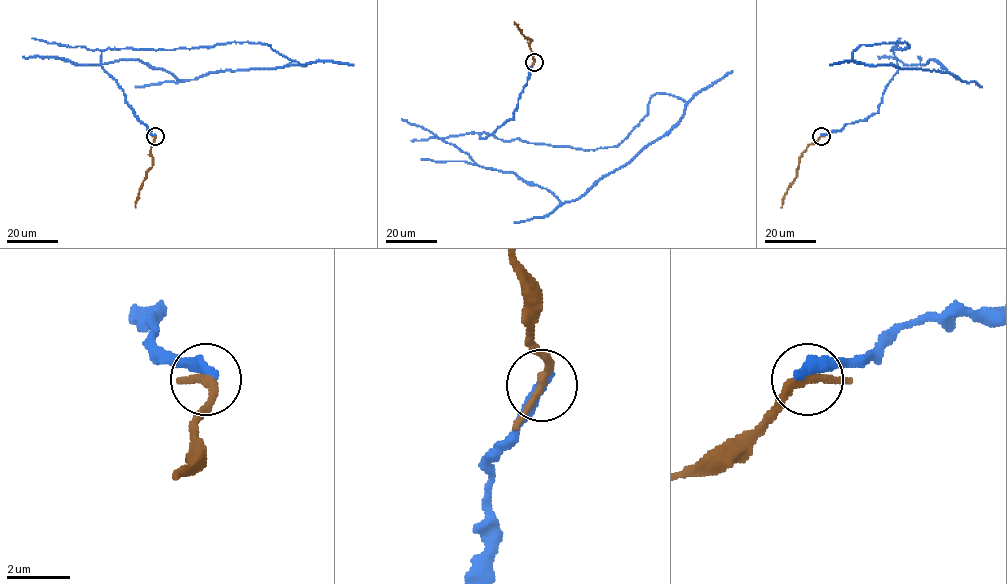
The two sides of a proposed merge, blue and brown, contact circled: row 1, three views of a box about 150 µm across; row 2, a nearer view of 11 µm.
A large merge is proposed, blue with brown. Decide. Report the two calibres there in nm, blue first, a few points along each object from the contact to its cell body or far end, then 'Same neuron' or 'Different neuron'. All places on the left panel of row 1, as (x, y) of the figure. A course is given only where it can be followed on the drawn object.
Thickness 440 nm (blue) against 260 nm. Course of blue: (155, 136), (104, 69), (102, 52), (266, 44), (307, 64), (182, 80), (137, 60), (83, 65), (22, 56). Course of brown: (155, 136), (151, 147), (152, 166), (139, 190), (135, 208). Same neuron

